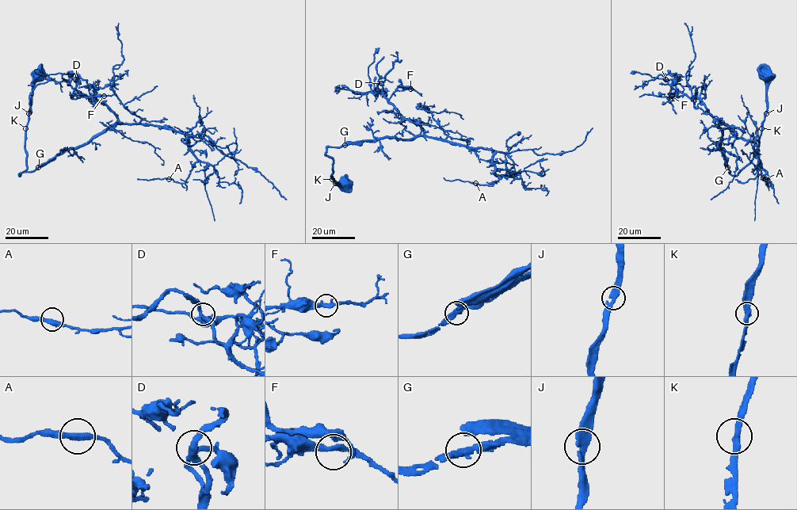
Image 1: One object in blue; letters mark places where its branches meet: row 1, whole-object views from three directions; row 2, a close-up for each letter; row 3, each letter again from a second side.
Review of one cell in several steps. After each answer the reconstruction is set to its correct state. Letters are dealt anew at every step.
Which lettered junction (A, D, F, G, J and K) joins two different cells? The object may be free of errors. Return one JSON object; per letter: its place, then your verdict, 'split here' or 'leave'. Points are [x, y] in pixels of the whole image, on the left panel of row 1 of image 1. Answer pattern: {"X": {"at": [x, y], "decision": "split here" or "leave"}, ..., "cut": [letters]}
{"A": {"at": [169, 179], "decision": "leave"}, "D": {"at": [75, 79], "decision": "leave"}, "F": {"at": [104, 96], "decision": "leave"}, "G": {"at": [38, 167], "decision": "leave"}, "J": {"at": [28, 113], "decision": "leave"}, "K": {"at": [25, 128], "decision": "leave"}, "cut": []}

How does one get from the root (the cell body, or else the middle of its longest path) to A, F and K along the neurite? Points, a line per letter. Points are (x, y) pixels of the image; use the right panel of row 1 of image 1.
A: (765, 75), (758, 150), (736, 175), (718, 126), (756, 144), (765, 179)
F: (765, 75), (767, 113), (758, 150), (736, 175), (720, 147), (722, 129), (703, 101), (672, 96)
K: (765, 75), (763, 74), (767, 87), (767, 113), (761, 128)

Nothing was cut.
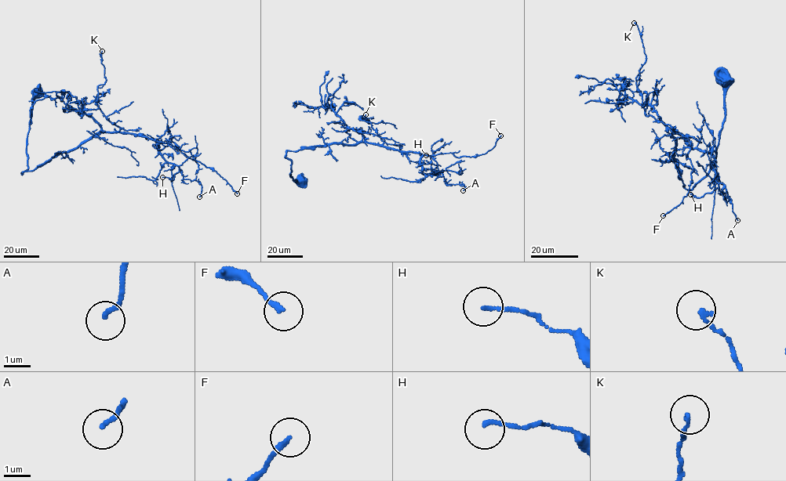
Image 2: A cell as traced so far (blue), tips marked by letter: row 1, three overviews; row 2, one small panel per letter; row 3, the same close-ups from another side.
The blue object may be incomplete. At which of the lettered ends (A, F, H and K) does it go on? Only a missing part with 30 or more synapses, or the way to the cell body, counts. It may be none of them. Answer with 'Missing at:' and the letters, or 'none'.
Missing at: none

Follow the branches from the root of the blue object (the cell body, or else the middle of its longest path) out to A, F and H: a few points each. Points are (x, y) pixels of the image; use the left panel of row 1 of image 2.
A: (37, 93), (22, 174), (101, 132), (131, 133), (156, 139), (183, 179), (201, 185), (199, 197)
F: (37, 93), (27, 134), (27, 168), (22, 174), (101, 132), (126, 132), (190, 151), (237, 193)
H: (37, 93), (22, 174), (101, 132), (119, 132), (158, 142), (160, 154), (179, 168), (172, 180), (162, 177)

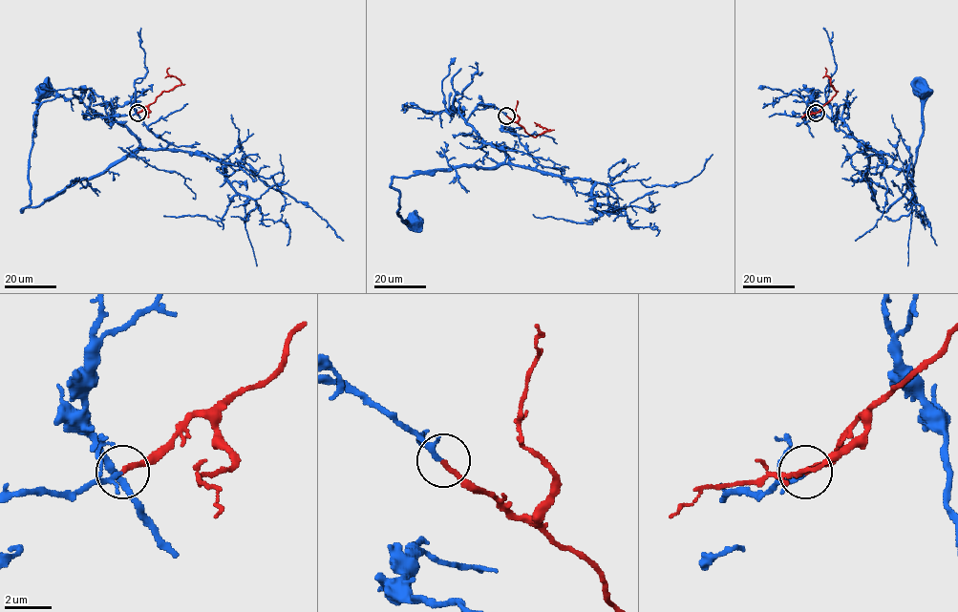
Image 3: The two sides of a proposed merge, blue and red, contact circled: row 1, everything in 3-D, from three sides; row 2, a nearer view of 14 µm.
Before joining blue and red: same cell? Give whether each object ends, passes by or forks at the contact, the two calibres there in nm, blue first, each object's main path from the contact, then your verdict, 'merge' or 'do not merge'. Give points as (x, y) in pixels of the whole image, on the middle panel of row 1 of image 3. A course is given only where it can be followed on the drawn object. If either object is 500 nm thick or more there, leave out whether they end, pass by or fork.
blue passes by; red ends there; 150 nm thick on the blue side, 220 nm on the other; blue runs (507, 116), (478, 105), (466, 122), (501, 150), (507, 162), (393, 178), (399, 215), (413, 221); red runs (507, 116), (534, 137), (550, 130), (536, 125), (538, 124); merge

